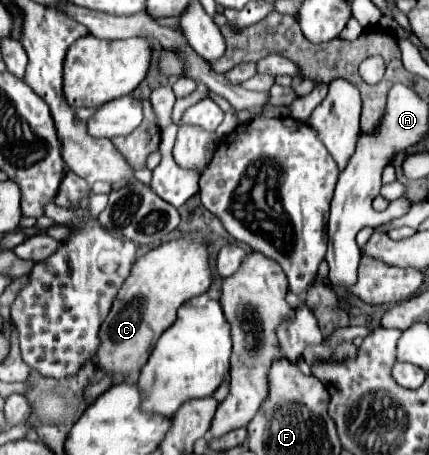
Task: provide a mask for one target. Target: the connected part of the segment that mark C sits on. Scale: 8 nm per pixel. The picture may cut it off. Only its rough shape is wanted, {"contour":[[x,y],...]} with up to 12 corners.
{"contour":[[186,232],[138,258],[100,326],[104,372],[140,370],[176,310],[212,284]]}

